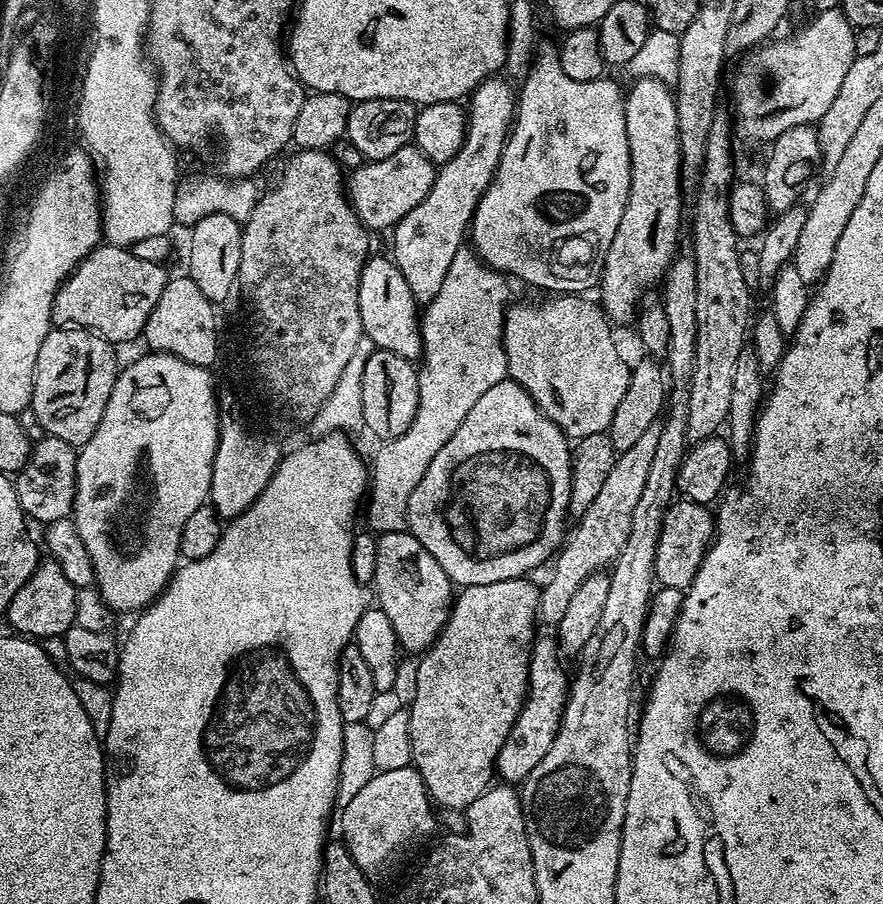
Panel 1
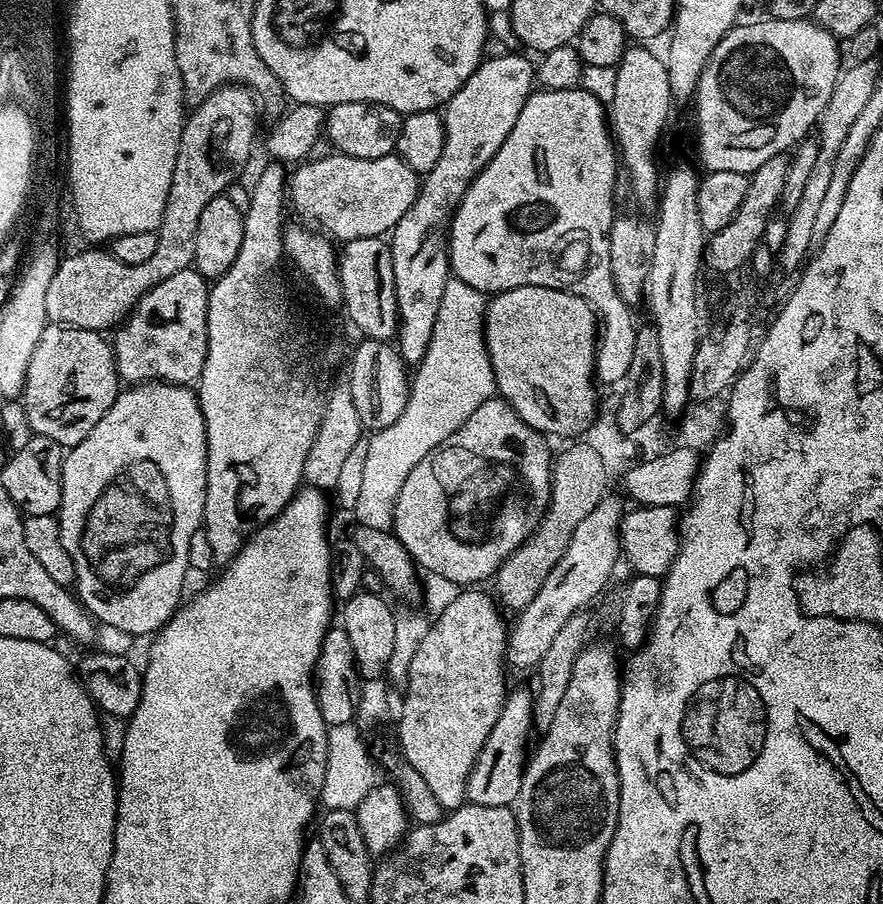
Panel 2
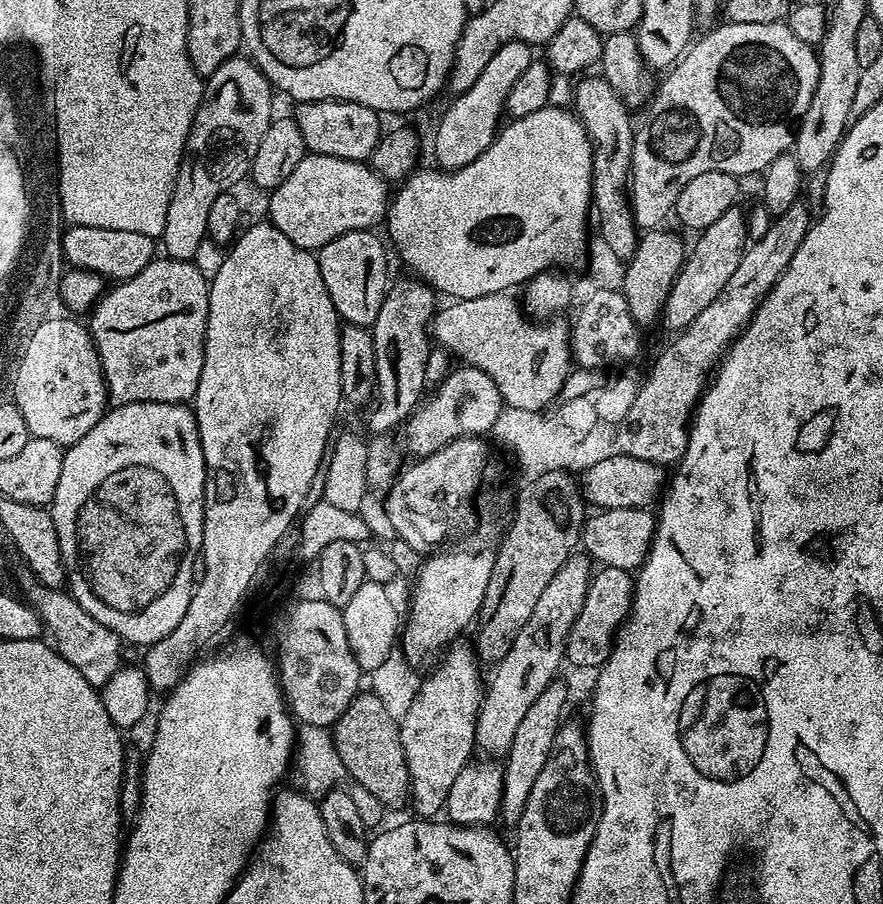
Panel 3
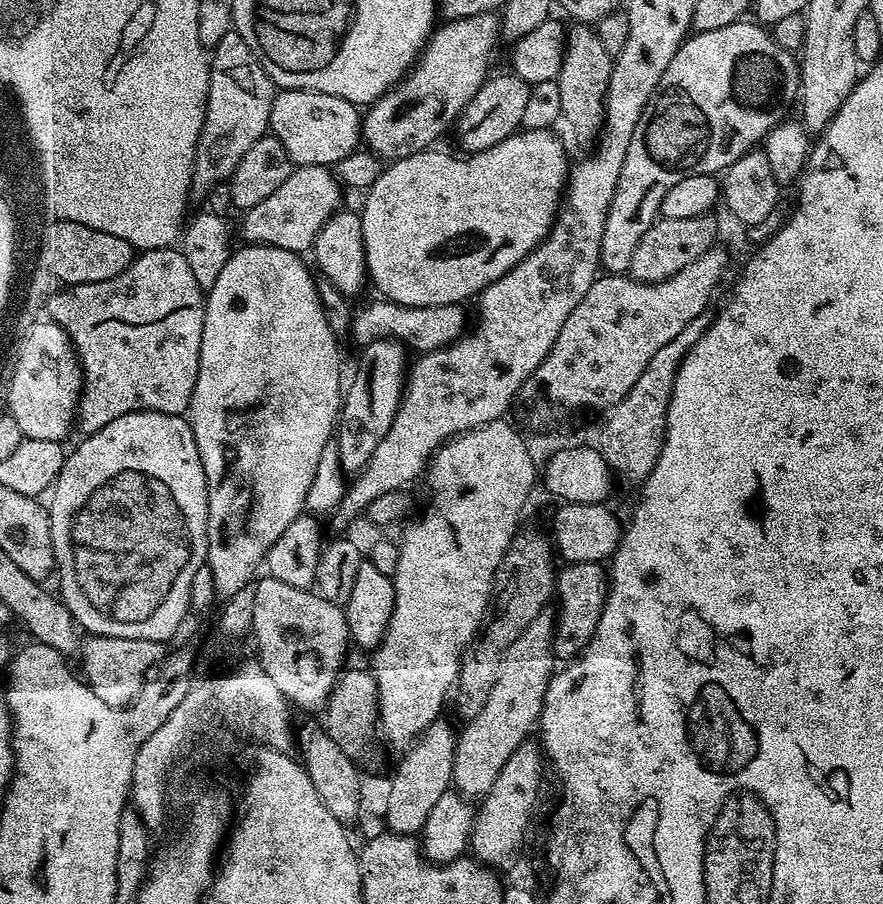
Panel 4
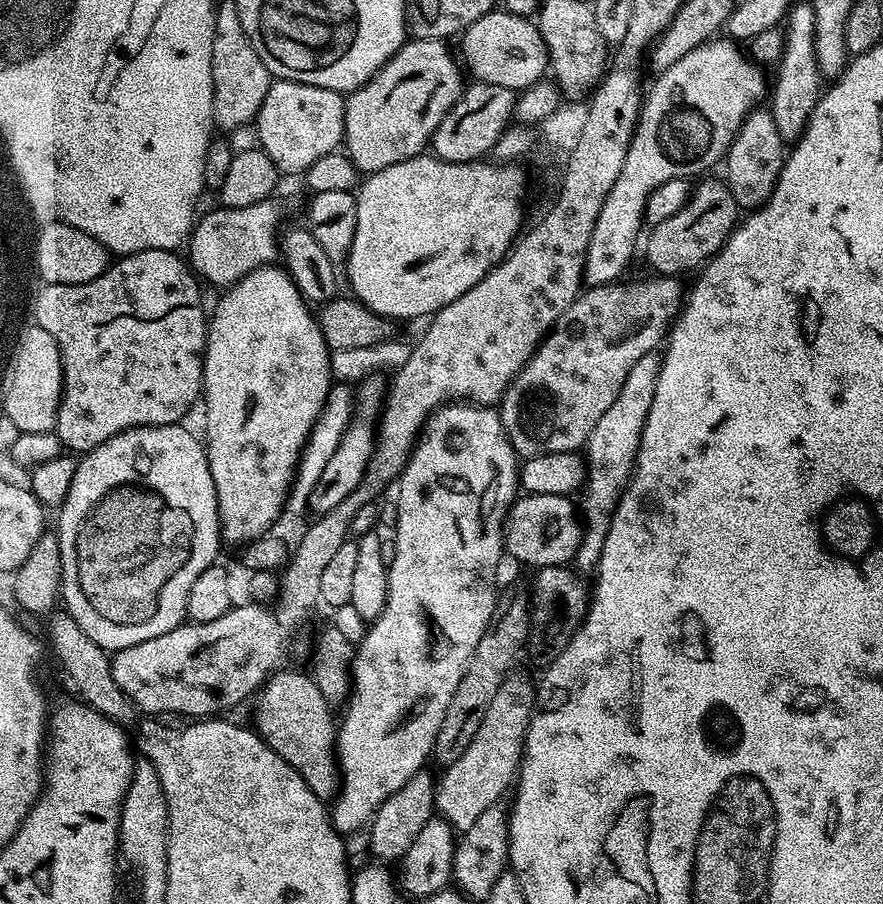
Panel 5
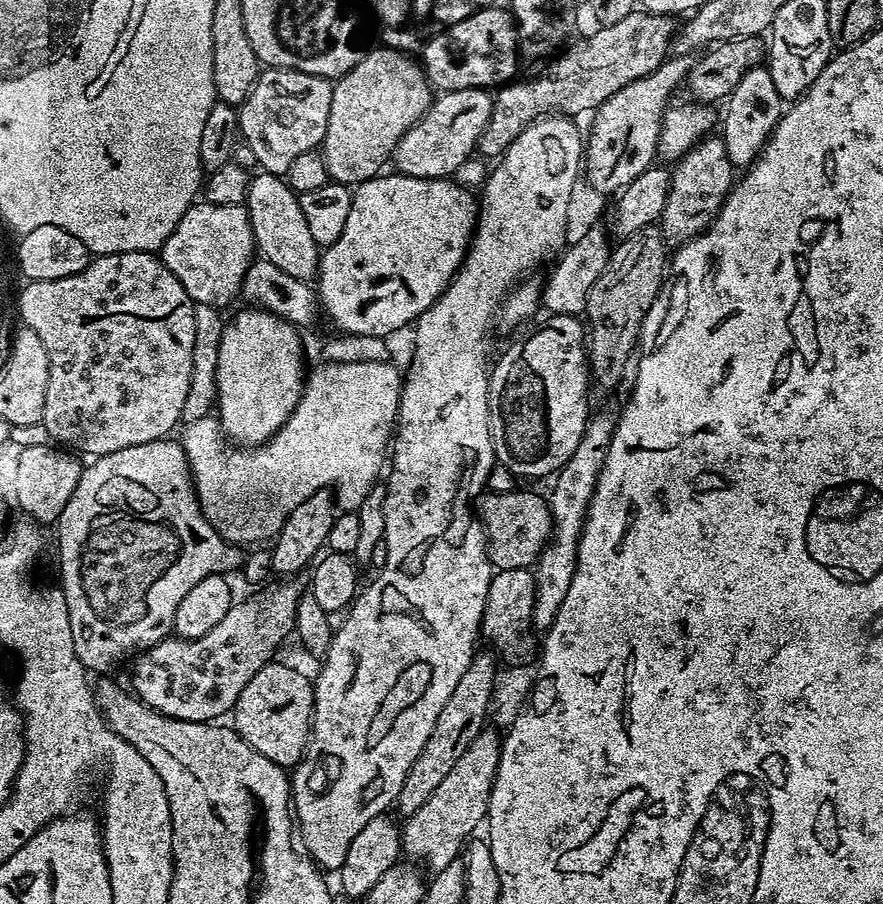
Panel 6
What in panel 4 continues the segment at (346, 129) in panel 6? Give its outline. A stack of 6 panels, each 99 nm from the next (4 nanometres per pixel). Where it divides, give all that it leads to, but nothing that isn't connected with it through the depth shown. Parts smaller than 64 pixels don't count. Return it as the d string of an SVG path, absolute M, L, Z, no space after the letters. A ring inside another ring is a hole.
M483 12L441 23L429 36L427 49L411 75L363 113L362 140L367 151L391 162L431 149L488 79L488 59L498 43L500 19L496 12Z

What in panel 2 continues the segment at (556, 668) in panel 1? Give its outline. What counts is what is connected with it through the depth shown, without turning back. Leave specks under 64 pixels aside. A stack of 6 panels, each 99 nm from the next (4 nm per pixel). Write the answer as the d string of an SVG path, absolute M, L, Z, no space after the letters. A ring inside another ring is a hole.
M516 688L513 692L511 689L505 695L502 714L498 714L498 722L494 722L494 730L490 730L490 734L470 770L467 803L478 806L494 806L495 808L507 808L515 805L518 790L522 790L524 765L530 759L528 739L534 736L533 703L534 696L529 689L528 692L524 688Z

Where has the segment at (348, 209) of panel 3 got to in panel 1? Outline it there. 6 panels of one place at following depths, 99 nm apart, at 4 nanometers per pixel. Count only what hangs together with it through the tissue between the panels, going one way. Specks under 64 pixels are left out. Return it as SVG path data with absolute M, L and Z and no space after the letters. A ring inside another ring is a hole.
M415 143L402 146L402 150L394 150L390 158L370 160L361 165L347 181L346 191L356 217L369 230L395 228L398 221L406 218L406 214L410 214L410 210L414 210L414 206L418 206L418 202L430 194L437 170L437 165L432 164L426 154L418 151Z

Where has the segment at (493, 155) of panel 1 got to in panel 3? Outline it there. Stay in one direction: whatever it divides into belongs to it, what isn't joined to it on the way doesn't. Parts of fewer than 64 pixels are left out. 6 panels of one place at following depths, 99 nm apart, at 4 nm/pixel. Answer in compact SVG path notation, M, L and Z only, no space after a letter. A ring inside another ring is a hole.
M522 40L503 44L487 62L470 90L452 98L454 100L440 116L436 141L432 144L433 150L436 151L436 160L440 163L437 165L441 169L455 170L474 162L474 158L482 155L496 141L496 134L502 127L510 89L533 58L533 47ZM408 278L412 280L400 280L389 287L382 310L378 310L378 318L370 325L372 334L372 345L374 346L374 366L376 367L376 391L367 405L368 428L372 434L386 434L397 426L403 425L411 416L412 411L421 403L425 395L426 387L426 362L430 351L430 325L432 317L438 311L437 293L429 288L419 278Z

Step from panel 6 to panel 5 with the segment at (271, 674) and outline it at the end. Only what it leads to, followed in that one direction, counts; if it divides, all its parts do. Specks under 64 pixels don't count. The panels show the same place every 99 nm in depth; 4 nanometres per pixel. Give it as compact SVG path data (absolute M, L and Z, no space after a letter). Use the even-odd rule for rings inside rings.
M273 671L272 675L264 681L258 695L255 697L255 700L257 700L254 731L256 735L265 740L270 746L270 750L274 750L274 754L278 754L278 758L282 758L290 766L294 766L294 770L298 770L298 774L302 774L306 786L310 786L310 790L319 800L322 802L331 801L339 789L340 778L338 775L336 745L334 743L334 716L332 720L331 714L328 713L330 705L323 698L321 691L318 690L318 686L315 685L307 671L280 671Z

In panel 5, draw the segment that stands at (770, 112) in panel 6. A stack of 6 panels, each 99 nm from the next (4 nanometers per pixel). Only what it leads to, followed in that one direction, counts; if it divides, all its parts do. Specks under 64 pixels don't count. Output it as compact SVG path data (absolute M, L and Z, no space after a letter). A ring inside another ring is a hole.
M755 108L748 113L725 152L724 181L737 207L754 210L768 200L784 161L784 143L776 130L769 109ZM783 149L783 150L782 150Z

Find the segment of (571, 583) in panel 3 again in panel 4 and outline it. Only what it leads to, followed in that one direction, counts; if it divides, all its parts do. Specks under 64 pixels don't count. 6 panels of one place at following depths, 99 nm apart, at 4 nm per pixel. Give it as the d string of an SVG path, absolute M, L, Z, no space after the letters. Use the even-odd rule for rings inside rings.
M545 610L518 634L518 639L510 645L510 650L500 663L498 682L482 706L482 714L467 721L459 729L454 754L452 783L455 791L465 798L483 798L494 786L502 766L510 759L510 754L522 746L522 742L533 735L544 705L544 695L554 675L553 636L556 616Z

